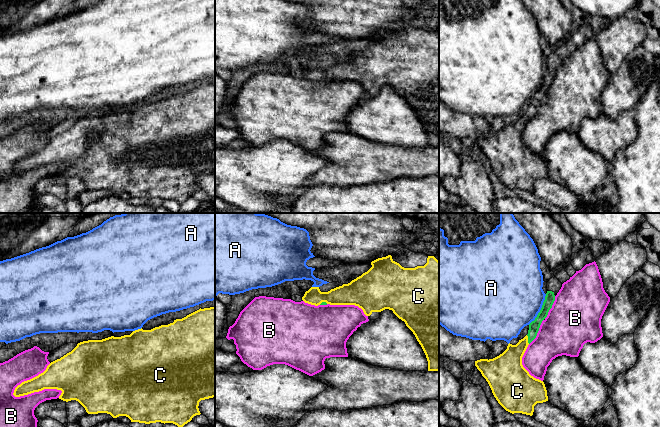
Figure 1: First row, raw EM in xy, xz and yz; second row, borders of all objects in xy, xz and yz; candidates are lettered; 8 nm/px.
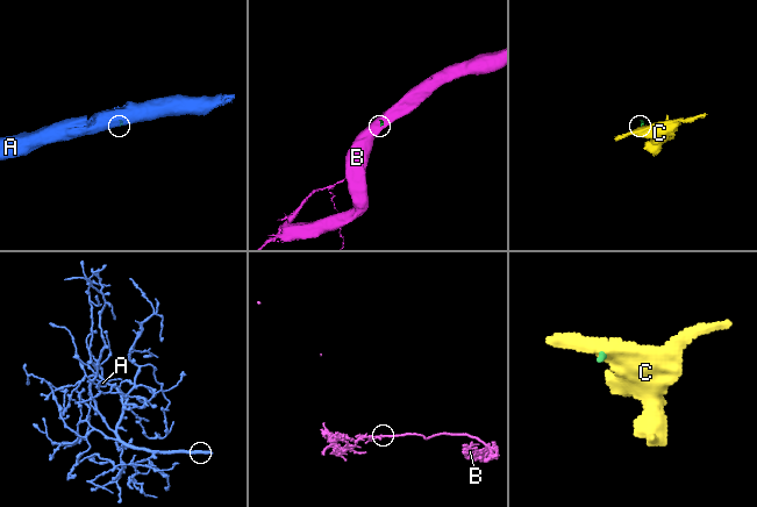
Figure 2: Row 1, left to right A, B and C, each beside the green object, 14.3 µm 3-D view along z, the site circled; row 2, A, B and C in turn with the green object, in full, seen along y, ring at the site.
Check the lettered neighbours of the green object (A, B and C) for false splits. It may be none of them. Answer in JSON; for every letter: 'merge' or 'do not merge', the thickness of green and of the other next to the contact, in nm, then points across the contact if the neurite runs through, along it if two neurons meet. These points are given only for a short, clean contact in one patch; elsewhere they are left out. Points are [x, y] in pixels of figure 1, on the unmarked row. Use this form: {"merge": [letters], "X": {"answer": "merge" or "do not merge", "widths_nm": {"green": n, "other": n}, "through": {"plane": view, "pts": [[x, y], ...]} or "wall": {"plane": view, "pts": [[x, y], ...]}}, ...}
{"merge": ["C"], "A": {"answer": "do not merge", "widths_nm": {"green": 90, "other": 480}, "wall": {"plane": "yz", "pts": [[546, 70], [540, 87], [528, 100]]}}, "B": {"answer": "do not merge", "widths_nm": {"green": 90, "other": 420}, "wall": {"plane": "yz", "pts": [[555, 72], [552, 83], [543, 95], [536, 113], [529, 120]]}}, "C": {"answer": "merge", "widths_nm": {"green": 90, "other": 200}, "through": {"plane": "yz", "pts": [[534, 102], [532, 110], [528, 115], [512, 132], [509, 139]]}}}

